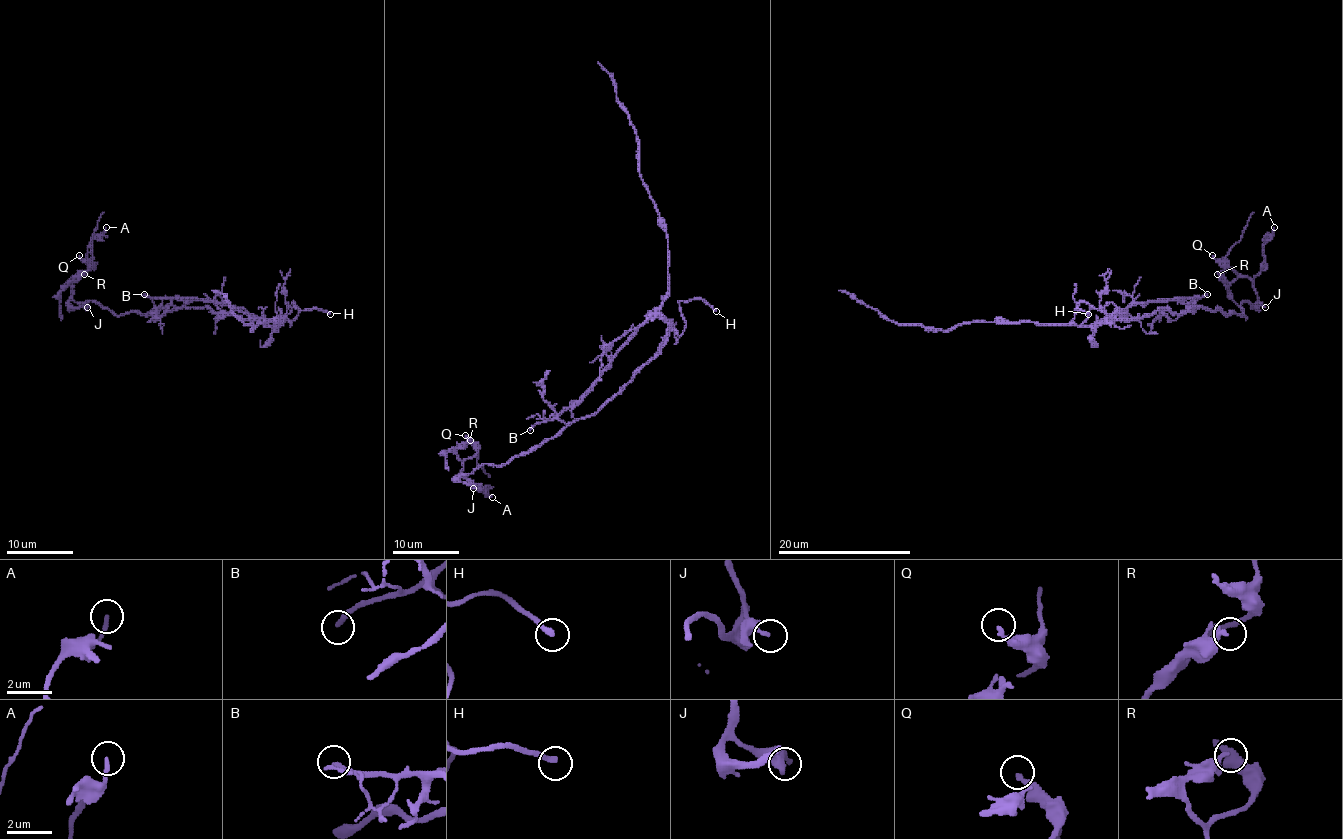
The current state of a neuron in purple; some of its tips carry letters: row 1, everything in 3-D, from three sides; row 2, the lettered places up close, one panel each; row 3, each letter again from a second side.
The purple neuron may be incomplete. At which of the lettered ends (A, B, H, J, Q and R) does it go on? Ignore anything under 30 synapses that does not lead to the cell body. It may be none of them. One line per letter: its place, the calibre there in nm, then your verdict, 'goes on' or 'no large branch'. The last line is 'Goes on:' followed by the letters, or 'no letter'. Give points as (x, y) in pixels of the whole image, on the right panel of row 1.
A: at (1274, 227); 170 nm thick; no large branch
B: at (1207, 294); 260 nm thick; goes on
H: at (1088, 314); 240 nm thick; goes on
J: at (1265, 307); 200 nm thick; no large branch
Q: at (1212, 255); 190 nm thick; no large branch
R: at (1217, 274); 150 nm thick; no large branch
Goes on: B, H

